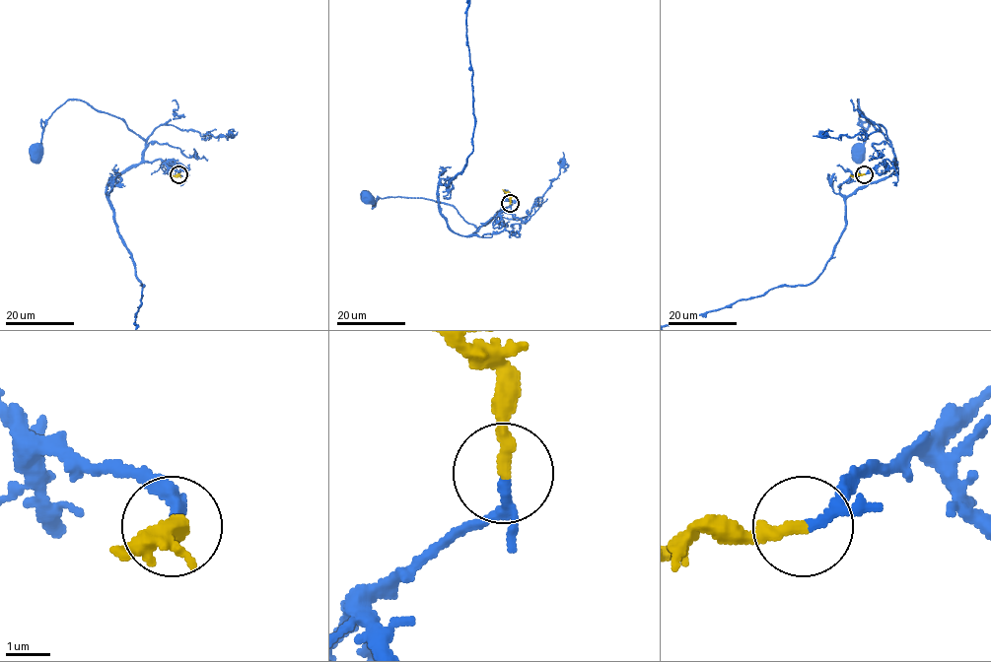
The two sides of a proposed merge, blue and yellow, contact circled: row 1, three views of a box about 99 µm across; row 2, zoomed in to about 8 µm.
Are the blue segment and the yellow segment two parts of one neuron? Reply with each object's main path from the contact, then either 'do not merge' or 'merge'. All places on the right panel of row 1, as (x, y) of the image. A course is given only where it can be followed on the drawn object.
blue via (864, 173), (888, 160), (897, 162), (889, 142), (860, 110), (858, 99), (865, 142), (856, 154) | yellow via (864, 173), (850, 174) | merge

